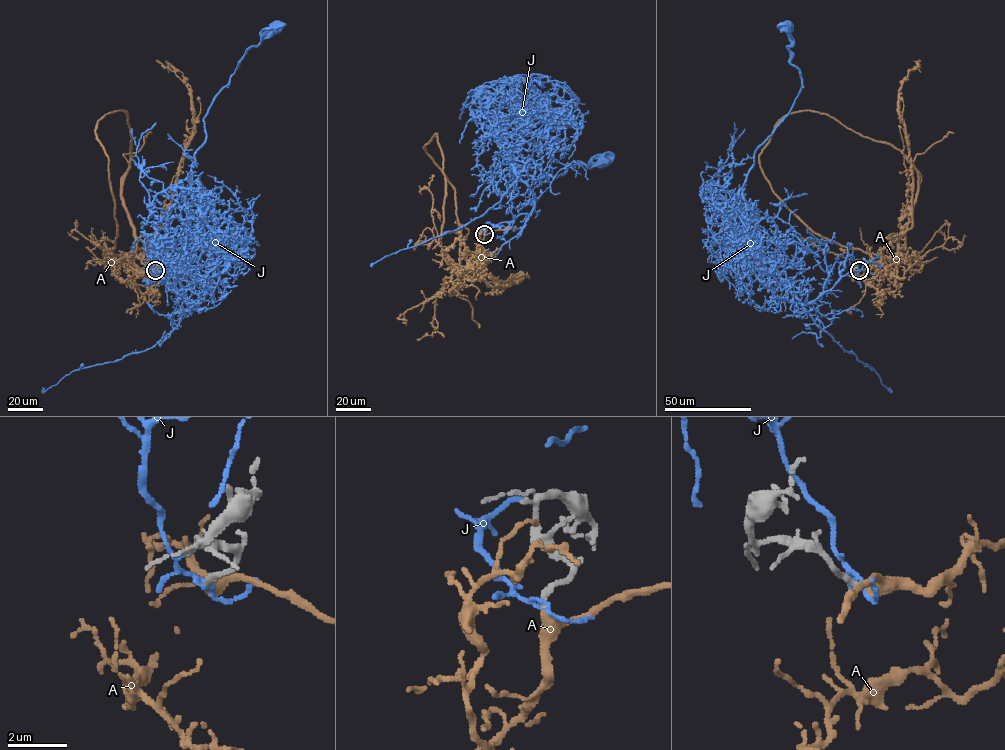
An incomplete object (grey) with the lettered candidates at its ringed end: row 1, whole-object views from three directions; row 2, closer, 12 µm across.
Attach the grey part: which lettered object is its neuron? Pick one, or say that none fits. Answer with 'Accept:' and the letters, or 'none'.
Accept: A

